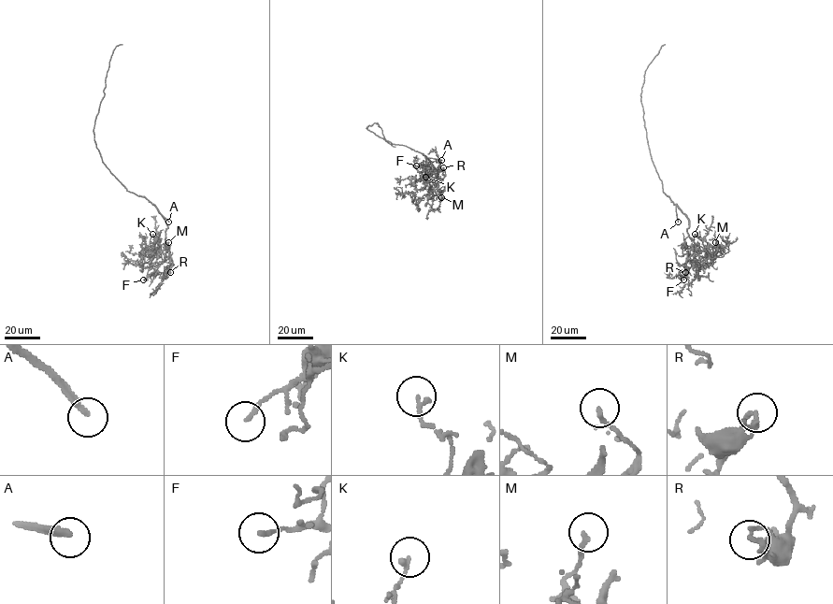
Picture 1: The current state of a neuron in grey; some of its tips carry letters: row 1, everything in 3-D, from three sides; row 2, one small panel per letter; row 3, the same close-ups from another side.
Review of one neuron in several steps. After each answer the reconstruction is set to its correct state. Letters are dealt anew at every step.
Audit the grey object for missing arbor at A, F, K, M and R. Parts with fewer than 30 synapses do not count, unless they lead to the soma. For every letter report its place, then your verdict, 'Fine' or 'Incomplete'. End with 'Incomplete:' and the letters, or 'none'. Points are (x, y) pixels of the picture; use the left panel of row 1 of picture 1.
A: Place: (168, 222). Incomplete
F: Place: (143, 280). Incomplete
K: Place: (152, 234). Fine
M: Place: (168, 242). Fine
R: Place: (170, 272). Fine
Incomplete: A, F

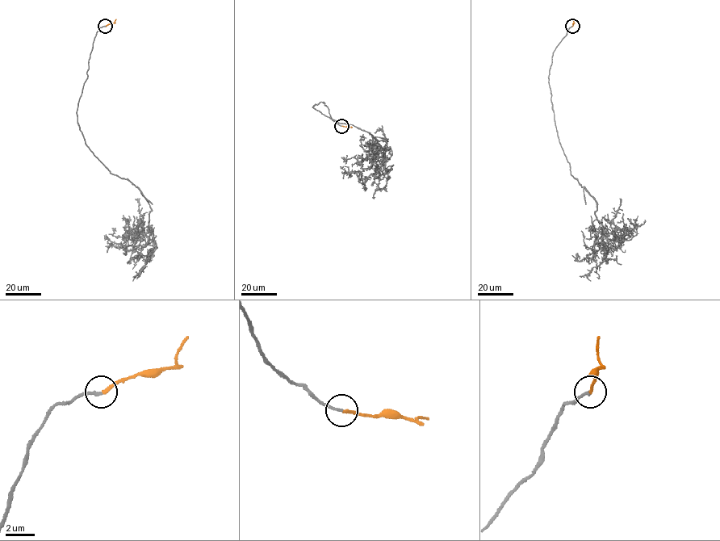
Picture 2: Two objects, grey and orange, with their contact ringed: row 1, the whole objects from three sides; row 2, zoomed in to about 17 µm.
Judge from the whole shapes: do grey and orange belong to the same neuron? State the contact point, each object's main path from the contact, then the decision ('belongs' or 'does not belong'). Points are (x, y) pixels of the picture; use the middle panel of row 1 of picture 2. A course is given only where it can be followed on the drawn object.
place (341, 126); course grey (341, 126), (324, 102), (312, 106), (367, 131), (391, 156), (385, 160), (369, 134); course orange (341, 126), (352, 127); belongs

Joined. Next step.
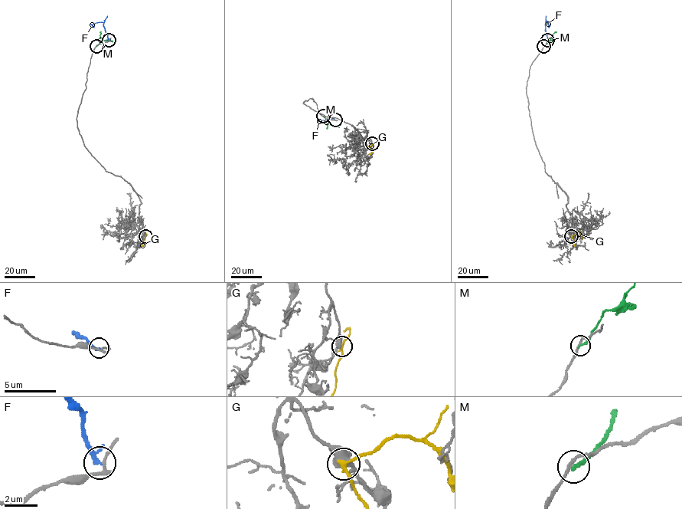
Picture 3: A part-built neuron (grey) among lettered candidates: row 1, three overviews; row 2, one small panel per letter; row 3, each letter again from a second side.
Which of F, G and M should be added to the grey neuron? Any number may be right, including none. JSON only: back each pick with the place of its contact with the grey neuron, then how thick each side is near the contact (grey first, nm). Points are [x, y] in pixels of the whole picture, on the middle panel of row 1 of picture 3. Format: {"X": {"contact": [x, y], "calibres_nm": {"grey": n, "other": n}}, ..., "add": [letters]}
{"add": []}

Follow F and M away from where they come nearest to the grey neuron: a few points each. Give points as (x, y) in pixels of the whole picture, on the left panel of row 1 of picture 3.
F: (109, 40), (103, 23), (96, 22), (92, 25), (90, 24)
M: (96, 46), (100, 40), (112, 41)

